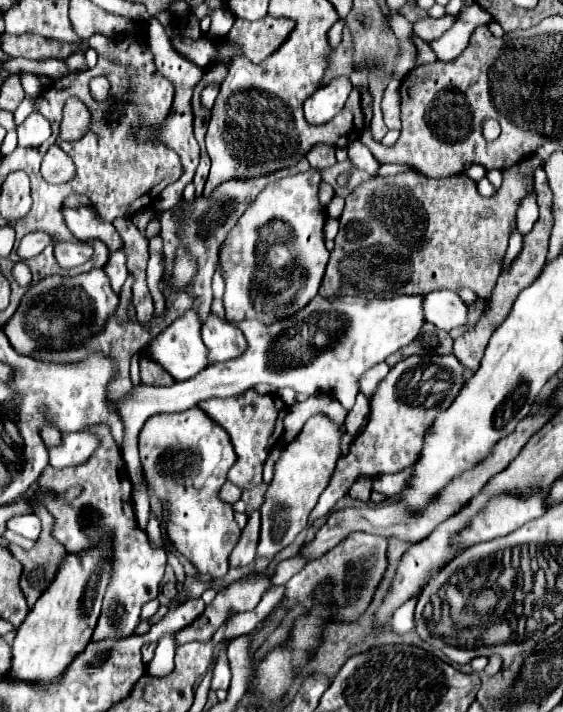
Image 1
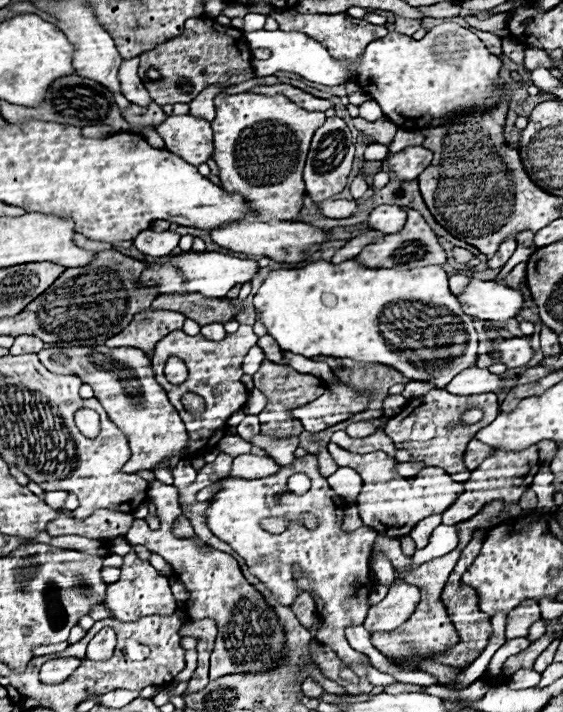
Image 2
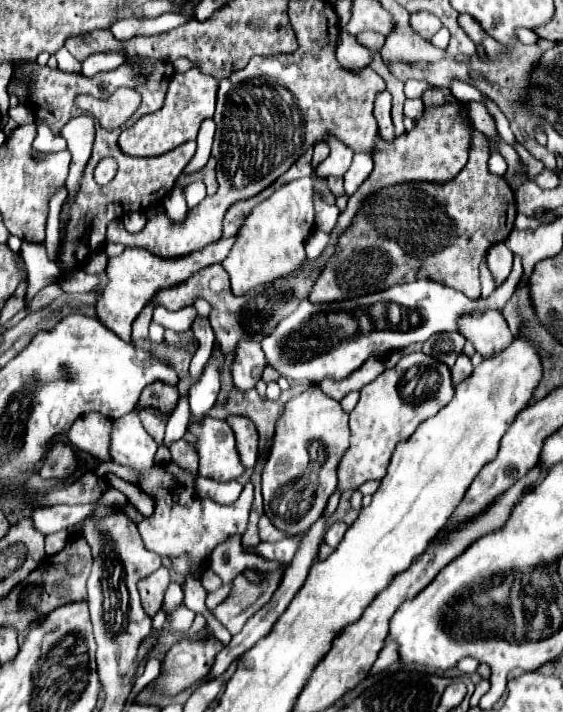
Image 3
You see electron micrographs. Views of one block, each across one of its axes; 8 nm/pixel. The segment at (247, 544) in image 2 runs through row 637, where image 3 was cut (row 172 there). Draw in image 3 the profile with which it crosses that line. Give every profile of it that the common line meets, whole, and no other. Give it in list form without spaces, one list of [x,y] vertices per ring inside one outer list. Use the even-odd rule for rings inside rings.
[[[328,136],[328,148],[330,148],[330,156],[316,168],[316,174],[320,178],[328,178],[328,176],[342,176],[354,158],[354,150],[348,148],[344,142],[340,144],[340,140],[336,140],[334,136]]]

